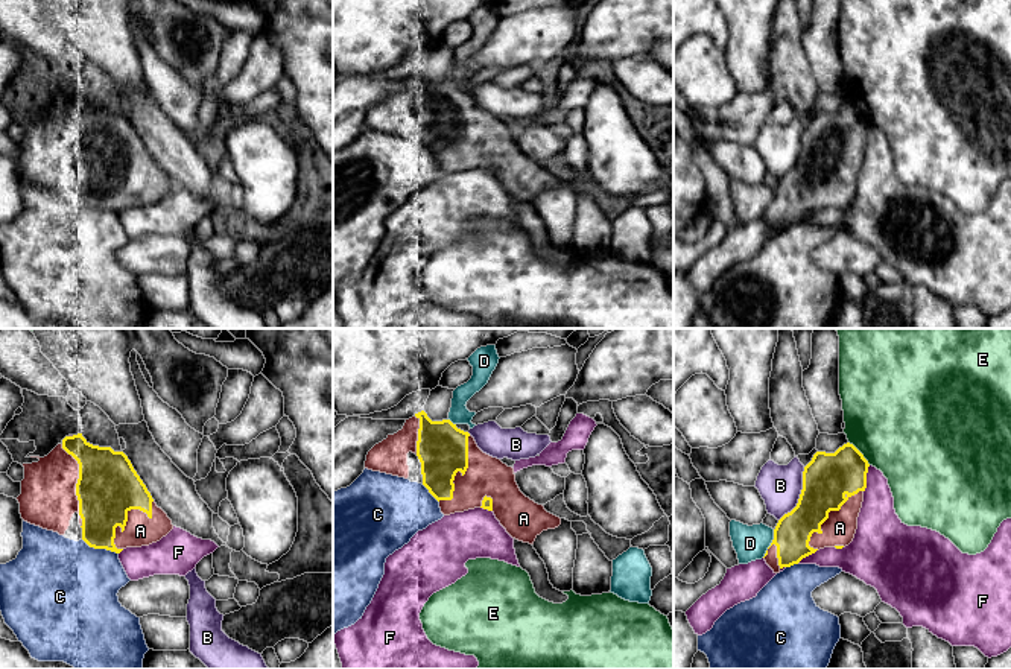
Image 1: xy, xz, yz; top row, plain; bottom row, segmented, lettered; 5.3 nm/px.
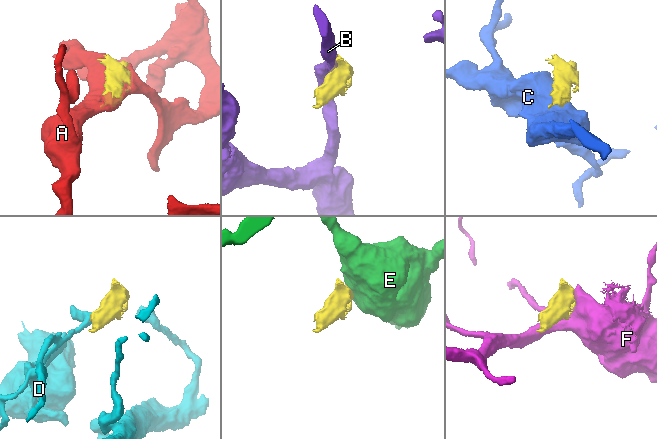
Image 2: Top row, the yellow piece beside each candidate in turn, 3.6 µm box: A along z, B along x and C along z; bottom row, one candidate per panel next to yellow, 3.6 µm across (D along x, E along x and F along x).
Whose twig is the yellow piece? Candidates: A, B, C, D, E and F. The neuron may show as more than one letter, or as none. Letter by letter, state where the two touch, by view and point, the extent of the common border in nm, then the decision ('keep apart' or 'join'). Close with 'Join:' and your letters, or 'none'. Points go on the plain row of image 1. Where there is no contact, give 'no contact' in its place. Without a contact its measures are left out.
A: xy (126, 175) | 320 nm | join
B: yz (800, 154) | 320 nm | keep apart
C: xy (101, 207) | 200 nm | keep apart
D: yz (771, 202) | 170 nm | keep apart
E: yz (861, 113) | 170 nm | keep apart
F: yz (865, 139) | 150 nm | keep apart
Join: A

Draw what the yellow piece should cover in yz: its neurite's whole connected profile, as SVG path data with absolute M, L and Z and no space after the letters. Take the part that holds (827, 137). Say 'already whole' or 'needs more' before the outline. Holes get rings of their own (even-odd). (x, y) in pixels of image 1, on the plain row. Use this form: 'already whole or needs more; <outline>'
needs more; M850 102L835 113L813 114L803 131L798 163L778 179L763 216L774 233L819 208L842 208L853 201L868 126L868 120Z

